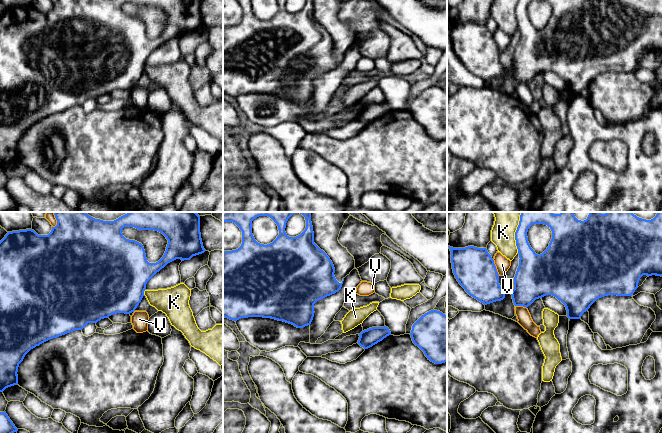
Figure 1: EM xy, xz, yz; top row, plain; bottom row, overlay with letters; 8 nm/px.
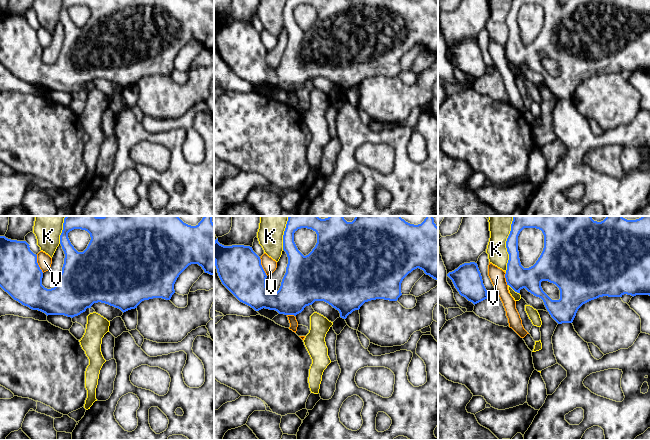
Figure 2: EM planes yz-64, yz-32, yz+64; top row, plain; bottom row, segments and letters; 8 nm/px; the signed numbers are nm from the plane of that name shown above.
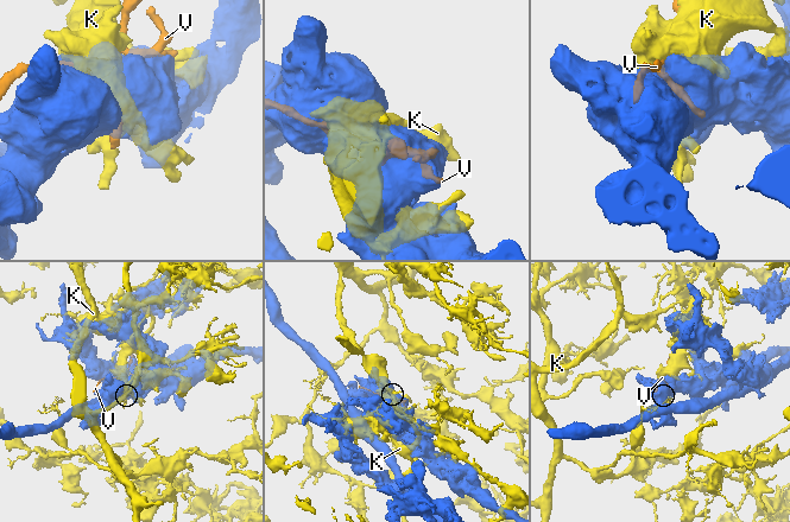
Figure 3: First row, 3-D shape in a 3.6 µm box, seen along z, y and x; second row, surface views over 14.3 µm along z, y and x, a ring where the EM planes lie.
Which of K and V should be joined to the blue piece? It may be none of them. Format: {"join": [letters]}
{"join": []}

